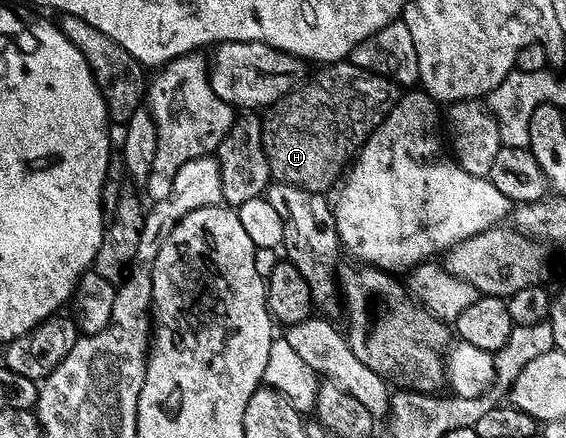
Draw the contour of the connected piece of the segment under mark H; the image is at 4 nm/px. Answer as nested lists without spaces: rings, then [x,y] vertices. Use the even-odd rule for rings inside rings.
[[[348,62],[330,64],[327,72],[329,76],[323,77],[321,84],[306,82],[288,92],[264,113],[261,121],[270,177],[322,194],[342,179],[351,161],[360,153],[361,145],[403,95],[402,89],[386,76]]]

